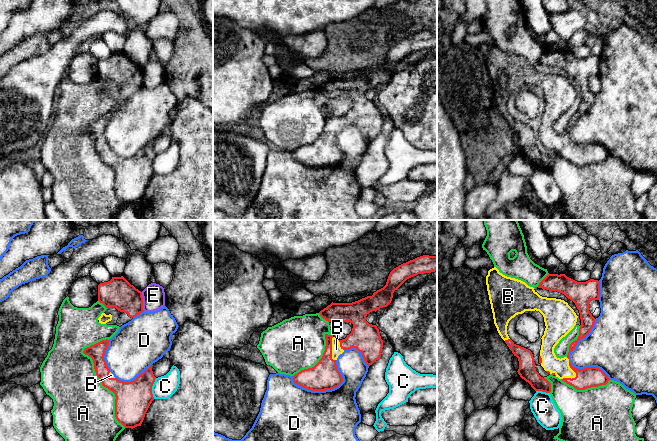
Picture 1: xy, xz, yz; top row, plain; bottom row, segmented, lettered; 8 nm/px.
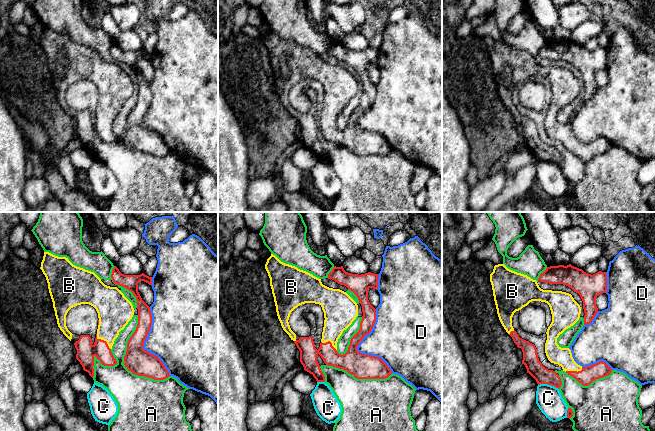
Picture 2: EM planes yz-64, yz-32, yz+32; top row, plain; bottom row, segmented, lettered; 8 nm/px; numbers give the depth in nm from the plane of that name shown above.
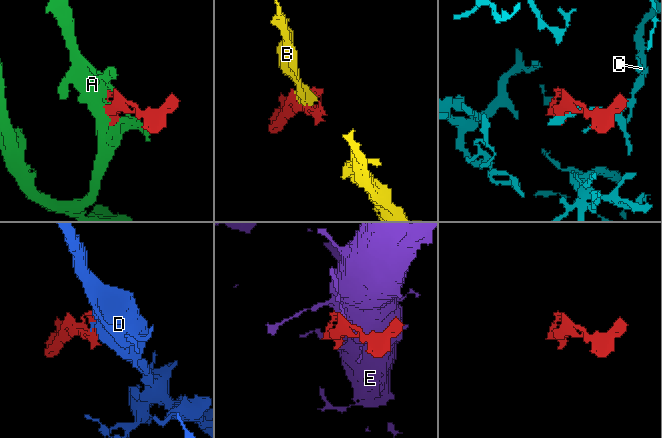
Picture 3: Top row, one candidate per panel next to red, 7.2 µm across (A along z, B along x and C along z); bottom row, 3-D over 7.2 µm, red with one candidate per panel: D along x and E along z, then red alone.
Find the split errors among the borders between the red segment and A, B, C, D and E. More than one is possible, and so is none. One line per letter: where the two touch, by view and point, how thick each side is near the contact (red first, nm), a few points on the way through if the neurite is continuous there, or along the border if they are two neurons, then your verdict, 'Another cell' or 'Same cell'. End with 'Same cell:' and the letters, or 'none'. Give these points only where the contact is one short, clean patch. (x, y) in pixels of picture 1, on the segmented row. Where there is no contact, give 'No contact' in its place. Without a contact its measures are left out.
A: Touches red at xy (98, 377). Thickness 180 nm (red) against 440 nm. Another cell
B: Touches red at yz (576, 376). Thickness 160 nm (red) against 140 nm. Same cell
C: Touches red at xy (151, 388). Thickness 280 nm (red) against 180 nm. Another cell
D: Touches red at xz (316, 390). Thickness 220 nm (red) against 440 nm. Another cell
E: Touches red at xy (142, 302). Thickness 240 nm (red) against 180 nm. Boundary: xy (141, 292), (142, 309), (144, 311). Another cell
Same cell: B

